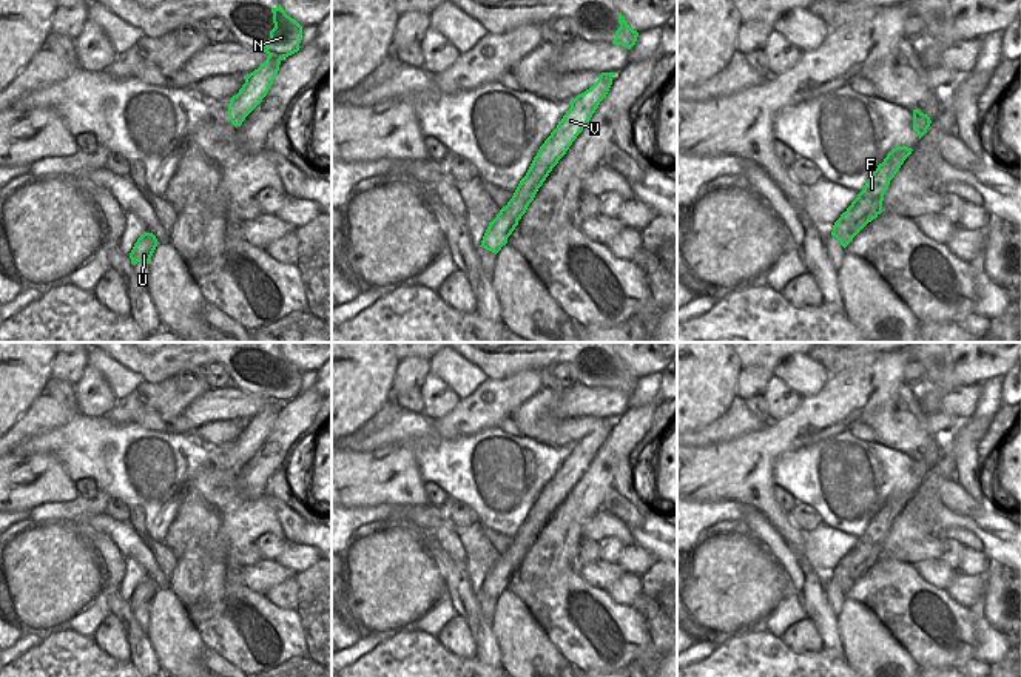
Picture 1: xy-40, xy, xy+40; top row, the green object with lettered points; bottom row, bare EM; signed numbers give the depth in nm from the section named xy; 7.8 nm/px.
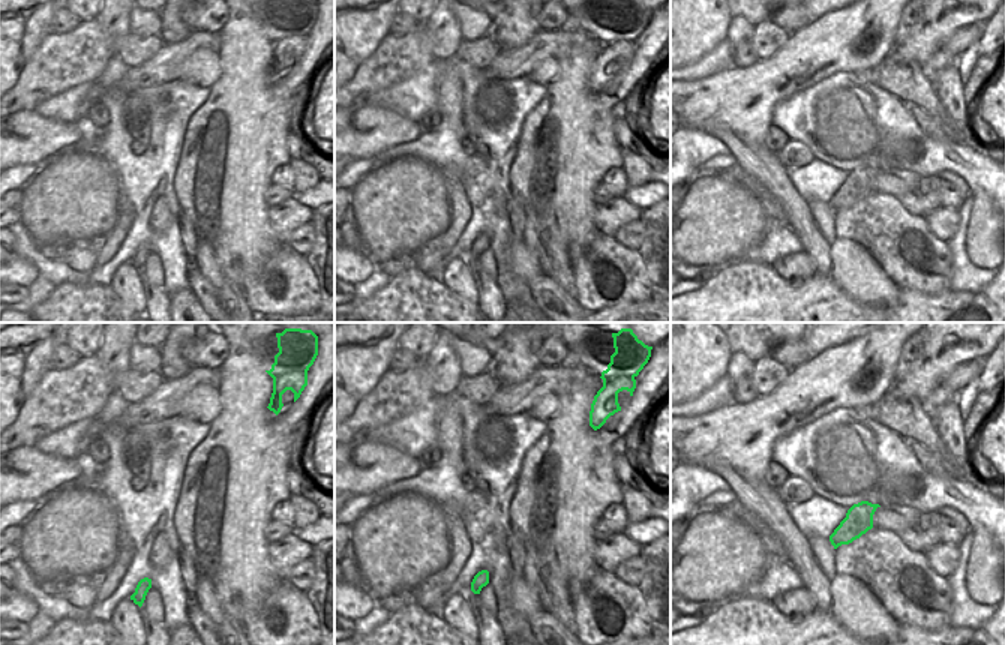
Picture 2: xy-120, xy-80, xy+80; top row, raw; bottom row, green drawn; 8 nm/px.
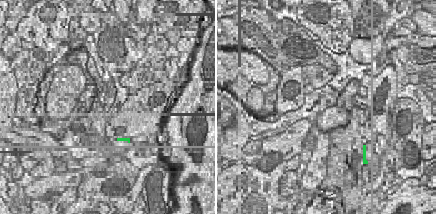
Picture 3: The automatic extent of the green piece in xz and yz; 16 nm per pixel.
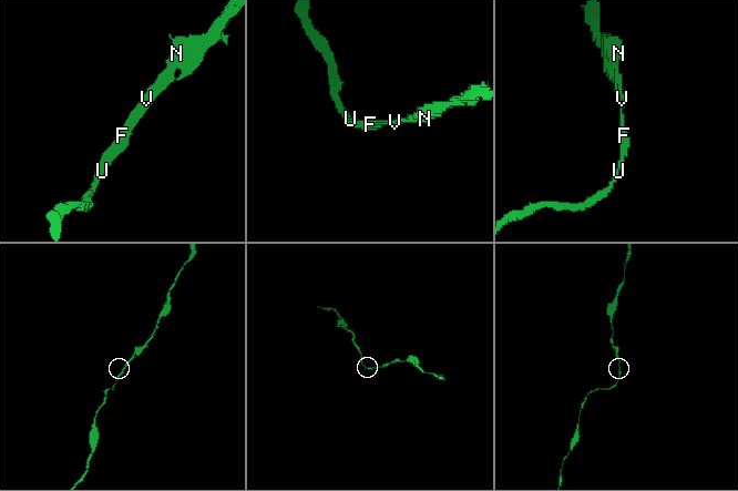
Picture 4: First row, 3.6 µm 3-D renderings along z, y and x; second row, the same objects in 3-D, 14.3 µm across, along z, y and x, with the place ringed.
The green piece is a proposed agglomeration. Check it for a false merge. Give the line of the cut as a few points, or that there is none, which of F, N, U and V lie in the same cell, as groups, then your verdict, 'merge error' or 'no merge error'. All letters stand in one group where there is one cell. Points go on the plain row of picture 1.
no cut; F N U V; no merge error

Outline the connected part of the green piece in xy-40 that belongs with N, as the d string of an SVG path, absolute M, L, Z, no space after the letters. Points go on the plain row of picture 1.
M282 352L271 353L275 373L270 376L267 390L261 398L267 398L267 406L253 418L247 419L245 429L228 449L228 463L234 472L241 472L245 463L267 441L279 416L281 406L299 396L302 372L285 359Z

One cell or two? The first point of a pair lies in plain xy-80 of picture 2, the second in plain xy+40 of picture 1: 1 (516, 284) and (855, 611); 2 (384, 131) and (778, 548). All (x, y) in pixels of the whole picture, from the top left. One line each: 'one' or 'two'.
1: one
2: two

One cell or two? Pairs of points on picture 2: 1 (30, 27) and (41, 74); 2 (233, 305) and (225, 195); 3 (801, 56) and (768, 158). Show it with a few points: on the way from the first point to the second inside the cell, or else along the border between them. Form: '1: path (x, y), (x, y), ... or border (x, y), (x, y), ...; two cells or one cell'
1: border (50, 32), (24, 65), (18, 80); two cells
2: border (231, 282), (242, 291); two cells
3: path (776, 81), (758, 101), (758, 132); one cell

